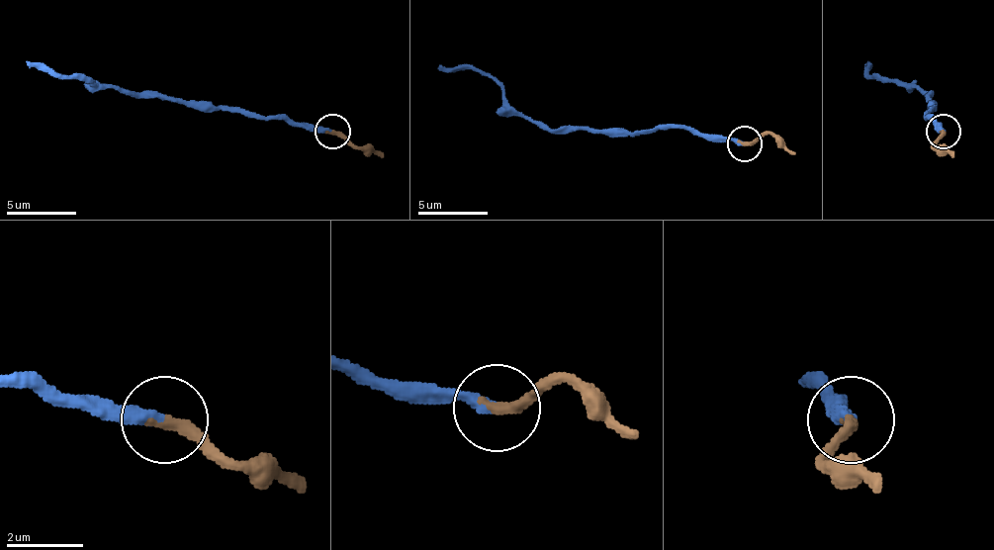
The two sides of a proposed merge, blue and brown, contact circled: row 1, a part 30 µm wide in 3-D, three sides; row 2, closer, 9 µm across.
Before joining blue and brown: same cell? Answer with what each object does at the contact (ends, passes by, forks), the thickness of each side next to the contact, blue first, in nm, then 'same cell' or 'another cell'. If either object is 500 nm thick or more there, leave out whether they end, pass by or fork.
blue ends | brown ends | 320/320 nm | same cell

